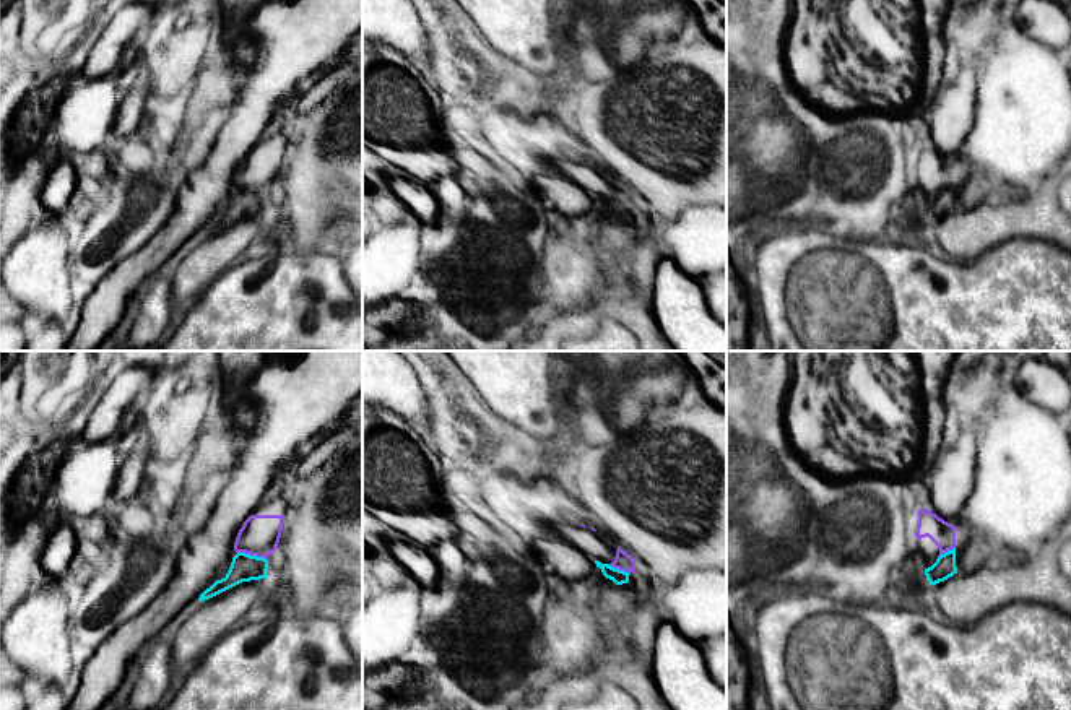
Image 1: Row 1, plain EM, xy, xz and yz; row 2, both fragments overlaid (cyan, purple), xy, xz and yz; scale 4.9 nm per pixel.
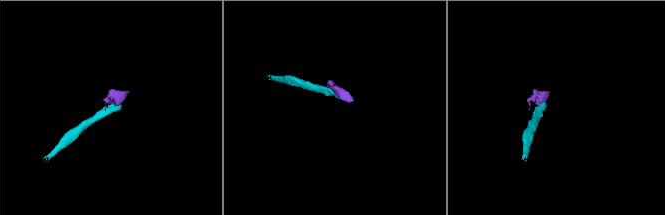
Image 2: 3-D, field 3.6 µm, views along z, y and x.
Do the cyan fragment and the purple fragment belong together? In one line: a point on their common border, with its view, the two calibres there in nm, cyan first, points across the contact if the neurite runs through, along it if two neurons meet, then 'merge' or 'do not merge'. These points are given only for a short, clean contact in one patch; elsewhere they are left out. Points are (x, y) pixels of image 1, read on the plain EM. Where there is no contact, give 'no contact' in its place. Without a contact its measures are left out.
meets cyan in xy at (252, 192); 140 nm thick on the cyan side, 190 nm on the other; border along xy (238, 187), (265, 195); do not merge

